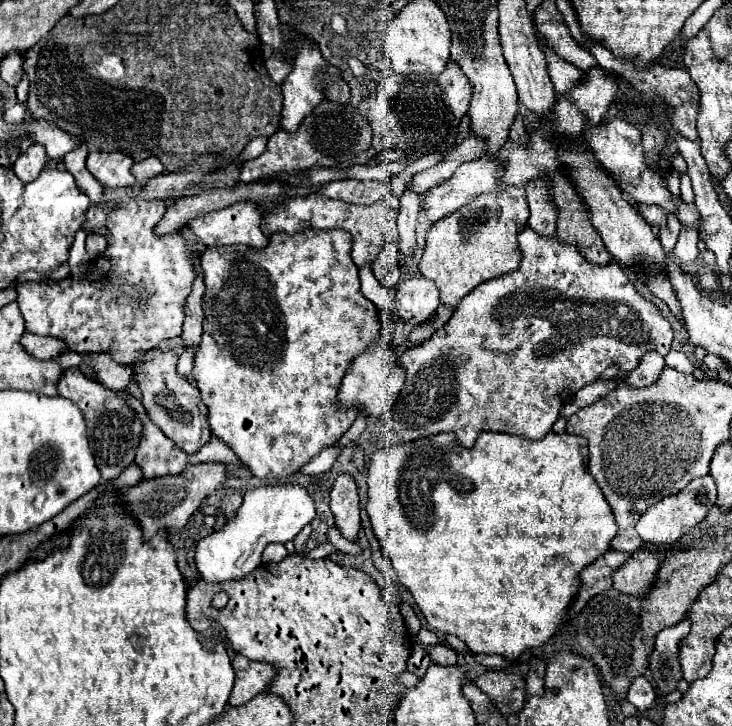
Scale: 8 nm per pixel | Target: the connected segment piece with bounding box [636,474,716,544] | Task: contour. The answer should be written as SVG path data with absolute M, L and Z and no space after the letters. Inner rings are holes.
M702 476L692 480L692 484L688 484L688 488L684 488L684 492L666 496L664 500L652 504L652 508L648 508L644 512L644 516L640 516L636 530L640 534L640 538L646 544L672 544L676 542L688 528L692 528L694 524L698 524L700 520L704 520L706 512L710 510L710 506L716 502L716 484L712 480L712 476Z

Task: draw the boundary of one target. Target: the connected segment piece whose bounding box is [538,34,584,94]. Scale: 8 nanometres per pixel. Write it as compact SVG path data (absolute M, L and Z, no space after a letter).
M538 34L538 38L540 38L540 44L542 44L544 54L546 54L548 76L550 76L550 80L552 80L552 84L554 84L554 90L556 90L558 94L568 92L572 86L576 86L576 84L580 82L580 78L582 78L584 72L582 72L580 68L572 66L570 62L558 58L558 56L552 54L550 50L546 50L546 42L544 42L544 38L542 38L540 34Z

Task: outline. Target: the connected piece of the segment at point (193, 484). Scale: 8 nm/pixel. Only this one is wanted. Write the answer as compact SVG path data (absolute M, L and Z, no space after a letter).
M200 462L196 466L188 466L184 472L176 476L142 480L140 484L128 488L122 500L130 508L130 514L134 514L134 518L140 522L144 530L144 540L148 540L158 530L162 530L162 526L166 530L182 530L188 518L202 506L202 502L216 490L222 490L228 480L230 466L226 466L224 462Z

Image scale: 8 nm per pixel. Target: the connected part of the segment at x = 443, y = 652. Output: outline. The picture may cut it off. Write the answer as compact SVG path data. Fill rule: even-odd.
M437 643L431 646L422 646L422 648L428 652L433 663L443 666L457 664L457 653L447 645Z

